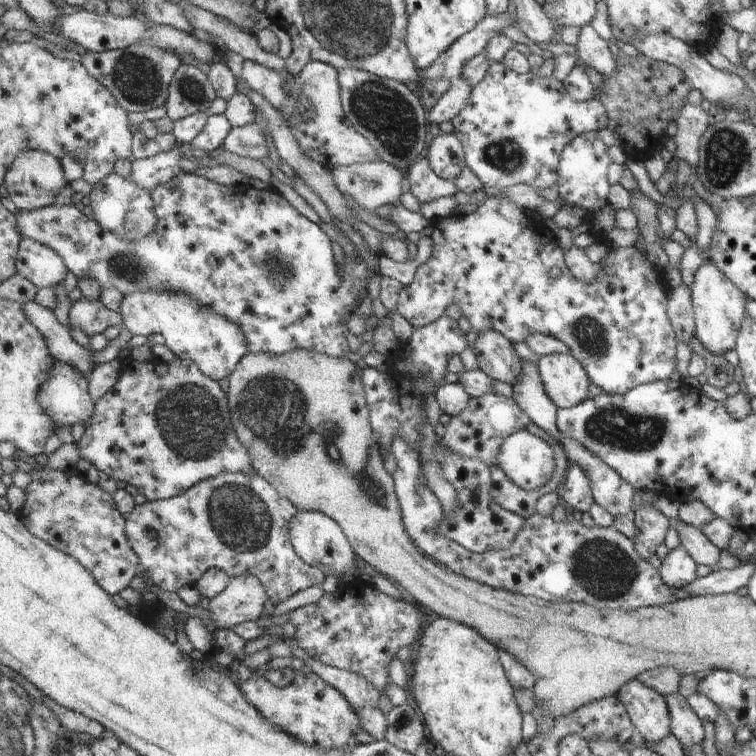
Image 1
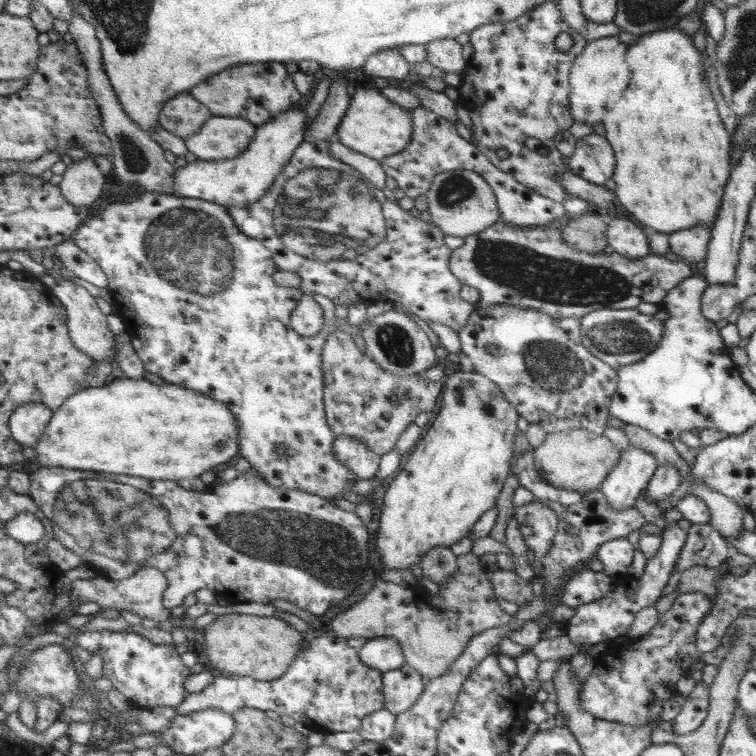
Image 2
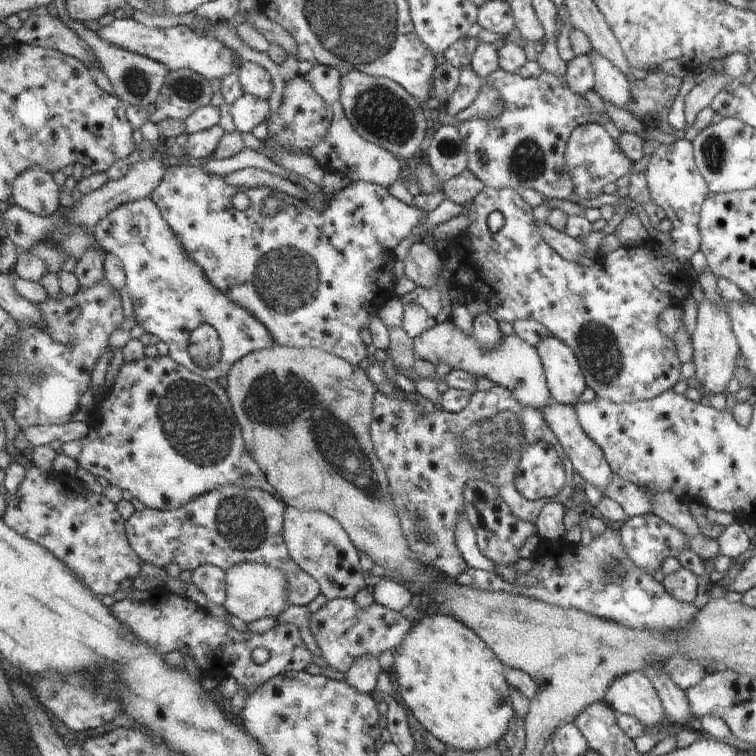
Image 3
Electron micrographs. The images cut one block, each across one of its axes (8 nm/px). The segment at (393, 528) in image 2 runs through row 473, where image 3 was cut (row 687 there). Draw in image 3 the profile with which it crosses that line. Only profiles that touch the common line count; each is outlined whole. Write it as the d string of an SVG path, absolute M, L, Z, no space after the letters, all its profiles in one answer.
M433 614L416 620L401 649L395 650L391 668L398 682L398 691L405 705L419 723L445 746L464 752L478 752L504 740L511 722L516 718L509 700L506 666L473 630L444 614Z

